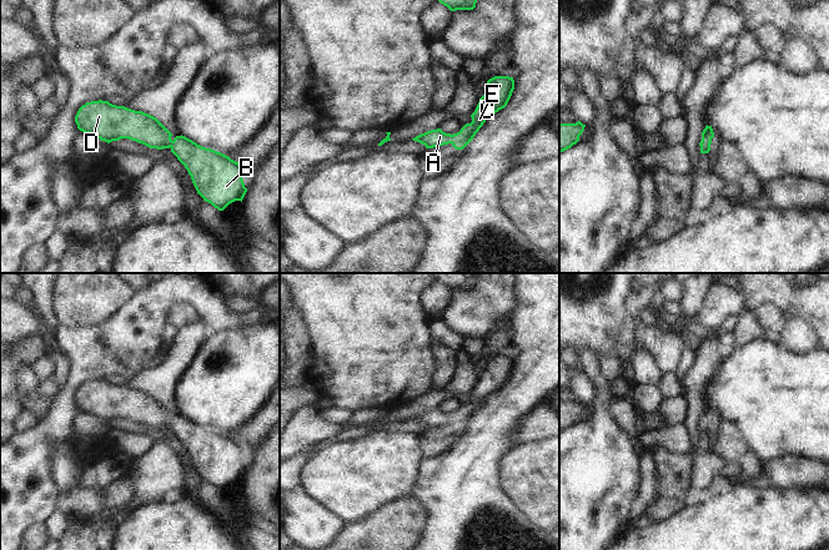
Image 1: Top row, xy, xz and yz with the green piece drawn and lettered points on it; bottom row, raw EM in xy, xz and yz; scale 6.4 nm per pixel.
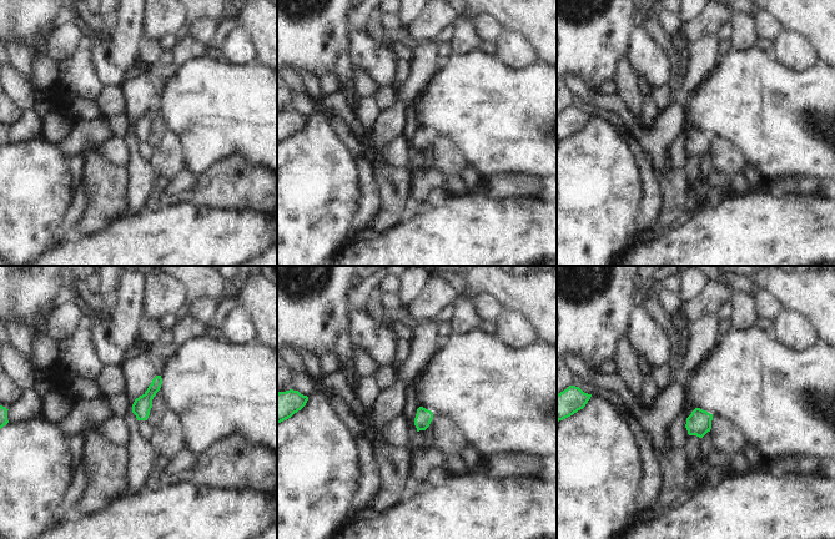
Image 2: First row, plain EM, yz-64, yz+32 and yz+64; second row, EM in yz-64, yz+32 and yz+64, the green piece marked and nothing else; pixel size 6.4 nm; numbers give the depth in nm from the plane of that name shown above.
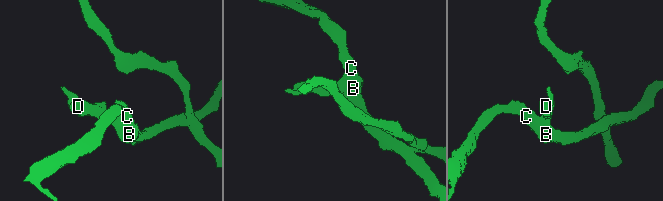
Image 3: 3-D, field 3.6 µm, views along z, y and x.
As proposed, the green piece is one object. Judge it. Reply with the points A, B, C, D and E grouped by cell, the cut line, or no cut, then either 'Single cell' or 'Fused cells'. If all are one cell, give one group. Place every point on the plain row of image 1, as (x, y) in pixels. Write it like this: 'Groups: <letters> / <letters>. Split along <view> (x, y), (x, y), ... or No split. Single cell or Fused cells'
Groups: A B C D E. No split. Single cell

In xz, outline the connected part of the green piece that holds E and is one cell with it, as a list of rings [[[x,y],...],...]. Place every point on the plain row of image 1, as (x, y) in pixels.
[[[494,355],[487,360],[484,374],[471,394],[472,402],[466,403],[457,413],[446,413],[441,408],[431,409],[412,418],[433,428],[451,423],[456,429],[463,429],[476,415],[486,399],[504,388],[514,369],[514,359],[509,355]]]

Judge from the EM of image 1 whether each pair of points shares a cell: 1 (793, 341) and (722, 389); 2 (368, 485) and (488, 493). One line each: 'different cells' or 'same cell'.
1: different cells
2: different cells

